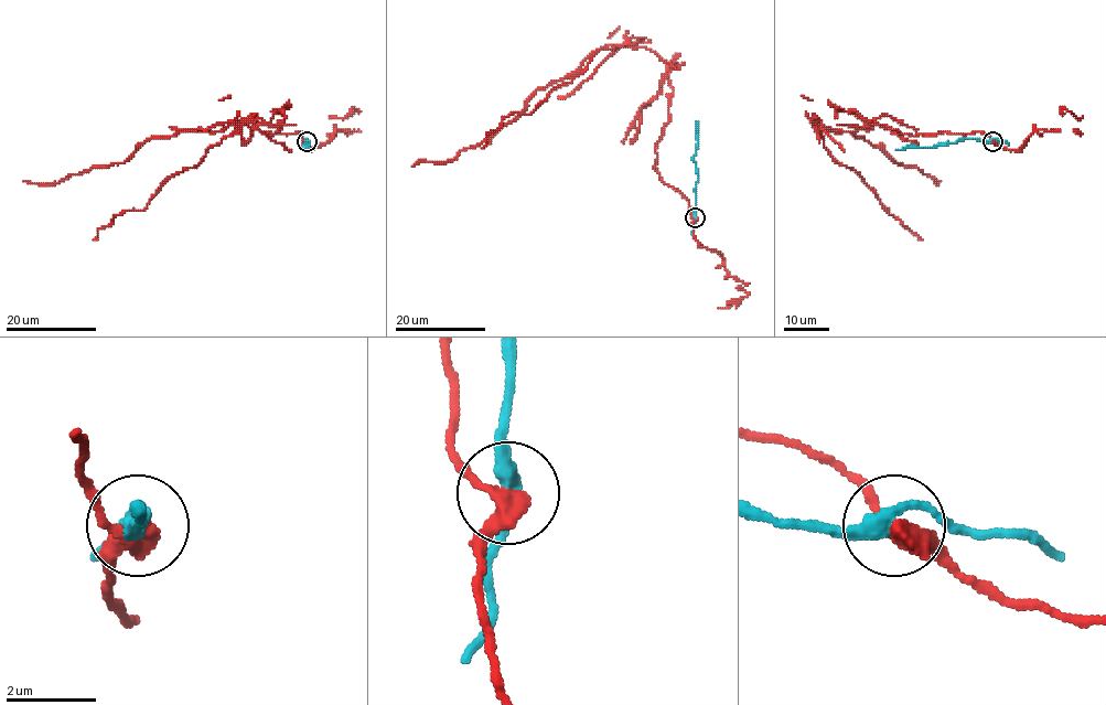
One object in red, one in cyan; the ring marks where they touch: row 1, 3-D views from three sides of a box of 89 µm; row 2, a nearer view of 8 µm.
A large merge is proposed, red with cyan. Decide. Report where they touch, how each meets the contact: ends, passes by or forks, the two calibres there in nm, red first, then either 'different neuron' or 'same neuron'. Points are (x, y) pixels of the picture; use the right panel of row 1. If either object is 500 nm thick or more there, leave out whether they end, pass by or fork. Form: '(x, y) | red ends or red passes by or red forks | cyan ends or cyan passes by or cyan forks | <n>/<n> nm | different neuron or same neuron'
(992, 141) | red passes by | cyan passes by | 360/300 nm | different neuron

